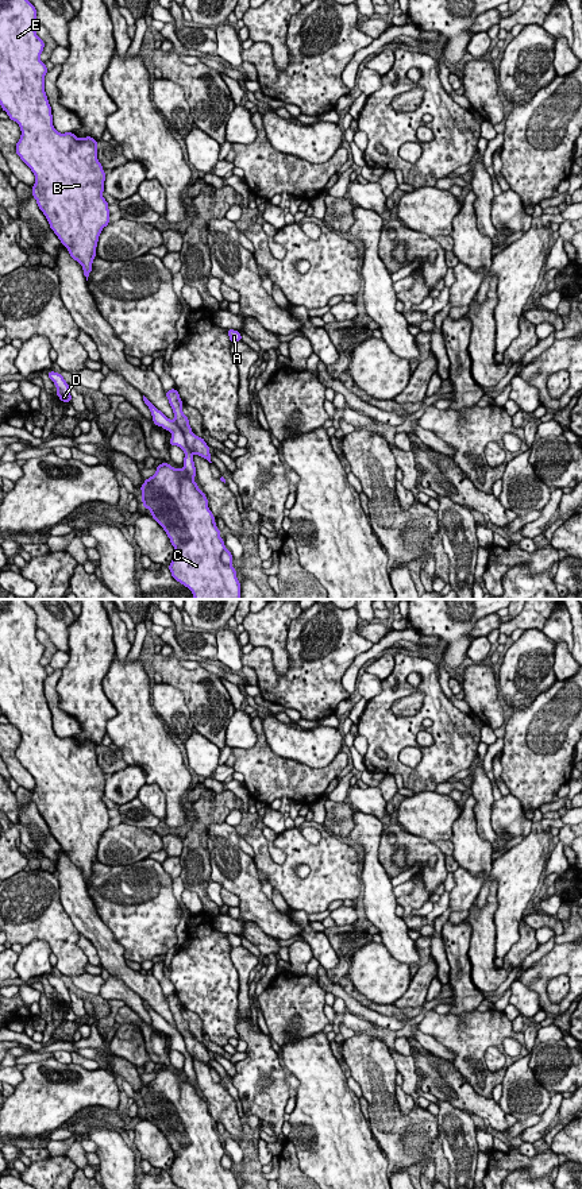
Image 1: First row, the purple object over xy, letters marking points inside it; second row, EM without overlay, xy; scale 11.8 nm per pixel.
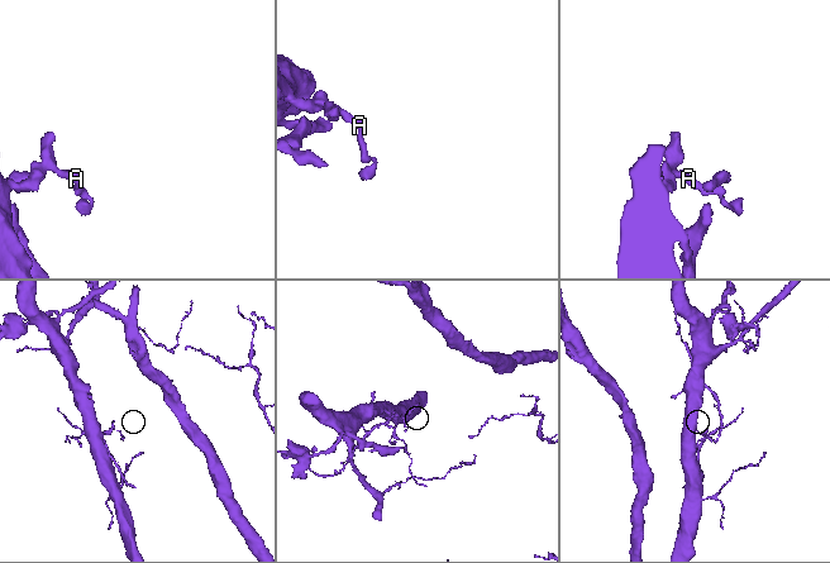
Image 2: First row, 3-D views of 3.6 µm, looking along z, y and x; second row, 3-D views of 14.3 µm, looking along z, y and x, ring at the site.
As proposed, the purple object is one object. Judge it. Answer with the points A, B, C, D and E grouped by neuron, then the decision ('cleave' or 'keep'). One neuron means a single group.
groups A B C D E; keep

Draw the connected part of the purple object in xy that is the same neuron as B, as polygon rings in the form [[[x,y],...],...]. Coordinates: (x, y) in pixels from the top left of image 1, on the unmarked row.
[[[0,599],[0,710],[20,731],[22,740],[15,754],[35,780],[32,802],[70,861],[82,870],[88,885],[93,862],[97,860],[99,841],[109,829],[108,807],[101,800],[105,777],[97,764],[97,745],[92,741],[80,744],[73,737],[59,738],[53,730],[51,711],[45,696],[47,672],[39,663],[45,646],[36,640],[36,629],[36,614],[24,599]]]

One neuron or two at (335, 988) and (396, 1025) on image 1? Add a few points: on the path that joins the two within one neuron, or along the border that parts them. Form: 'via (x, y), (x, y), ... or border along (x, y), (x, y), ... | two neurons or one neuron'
via (350, 1002), (358, 1010), (381, 1020) | one neuron

